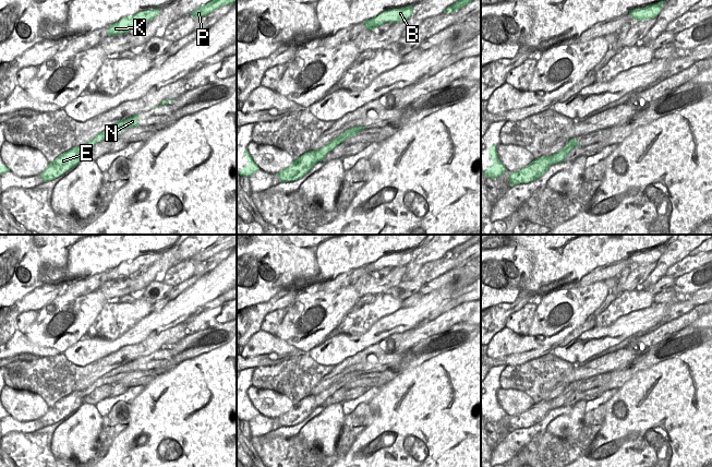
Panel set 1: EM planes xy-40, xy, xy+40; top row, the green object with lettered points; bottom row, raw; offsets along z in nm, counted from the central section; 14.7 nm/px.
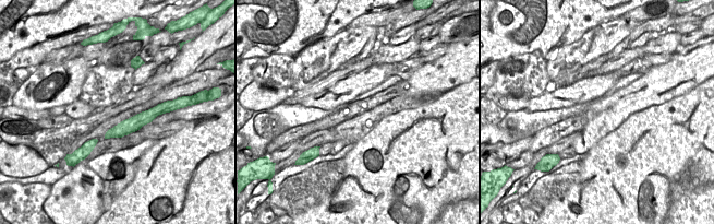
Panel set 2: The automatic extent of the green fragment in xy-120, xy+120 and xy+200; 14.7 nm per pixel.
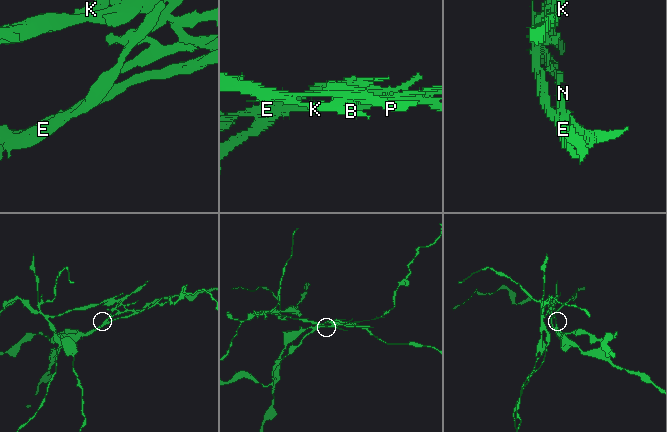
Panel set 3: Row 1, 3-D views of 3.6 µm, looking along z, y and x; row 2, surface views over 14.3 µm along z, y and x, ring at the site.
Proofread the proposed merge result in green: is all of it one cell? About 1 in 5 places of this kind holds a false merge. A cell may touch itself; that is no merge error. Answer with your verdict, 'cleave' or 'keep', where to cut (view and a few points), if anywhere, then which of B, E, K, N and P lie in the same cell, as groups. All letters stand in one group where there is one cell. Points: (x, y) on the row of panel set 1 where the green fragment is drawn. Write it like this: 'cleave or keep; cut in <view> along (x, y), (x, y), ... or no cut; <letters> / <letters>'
cleave; cut in xy-40 along (80, 146), (82, 158); B K N P / E

